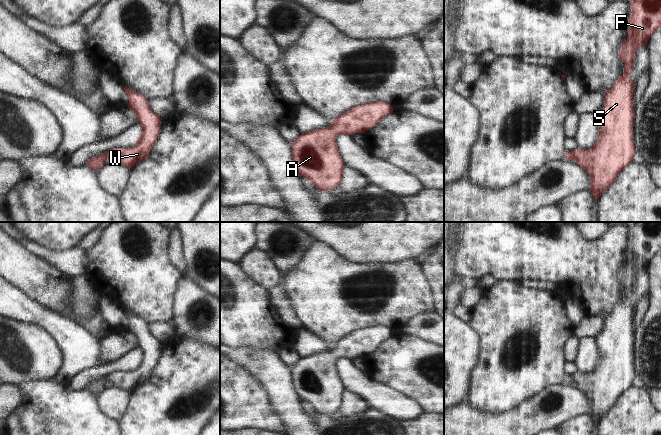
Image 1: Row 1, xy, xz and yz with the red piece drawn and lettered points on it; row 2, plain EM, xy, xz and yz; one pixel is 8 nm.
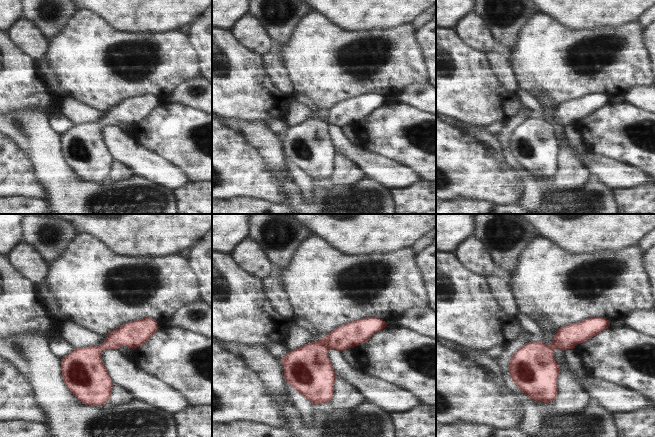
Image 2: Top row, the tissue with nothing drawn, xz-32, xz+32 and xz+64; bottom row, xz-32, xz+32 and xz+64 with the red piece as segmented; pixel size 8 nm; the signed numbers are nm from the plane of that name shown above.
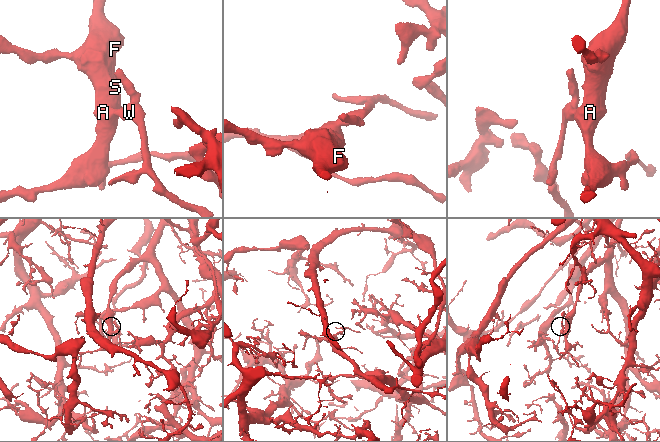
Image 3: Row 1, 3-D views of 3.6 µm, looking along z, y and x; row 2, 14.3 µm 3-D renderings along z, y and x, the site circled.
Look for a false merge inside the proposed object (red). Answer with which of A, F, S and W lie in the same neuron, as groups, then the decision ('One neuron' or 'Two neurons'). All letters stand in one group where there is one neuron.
Groups: A F S W. One neuron.

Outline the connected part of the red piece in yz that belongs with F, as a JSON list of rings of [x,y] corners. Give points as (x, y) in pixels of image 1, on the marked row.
[[[632,0],[630,3],[628,37],[622,42],[619,50],[620,61],[624,63],[624,73],[615,81],[610,90],[603,92],[605,103],[596,114],[599,126],[597,142],[588,150],[576,148],[565,154],[566,159],[573,160],[590,175],[591,193],[596,200],[607,188],[612,186],[617,180],[617,175],[632,163],[636,152],[633,141],[633,122],[635,119],[633,93],[635,83],[630,79],[630,73],[634,67],[637,49],[647,45],[650,37],[661,26],[661,0]]]

